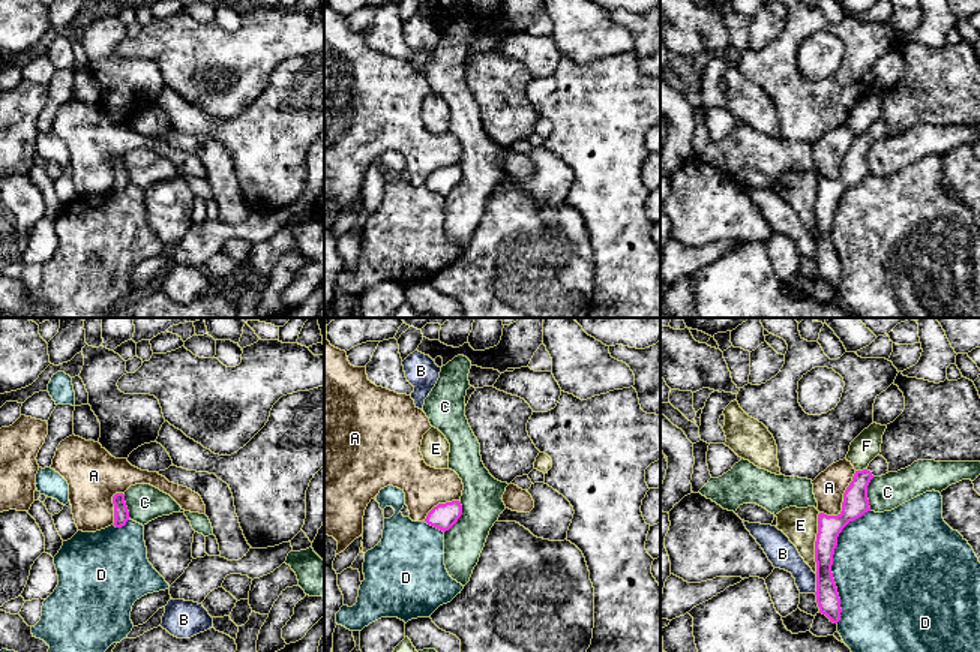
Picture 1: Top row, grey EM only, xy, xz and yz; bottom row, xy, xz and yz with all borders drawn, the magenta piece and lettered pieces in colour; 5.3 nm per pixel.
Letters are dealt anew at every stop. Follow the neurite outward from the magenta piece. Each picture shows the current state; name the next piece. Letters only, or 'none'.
none

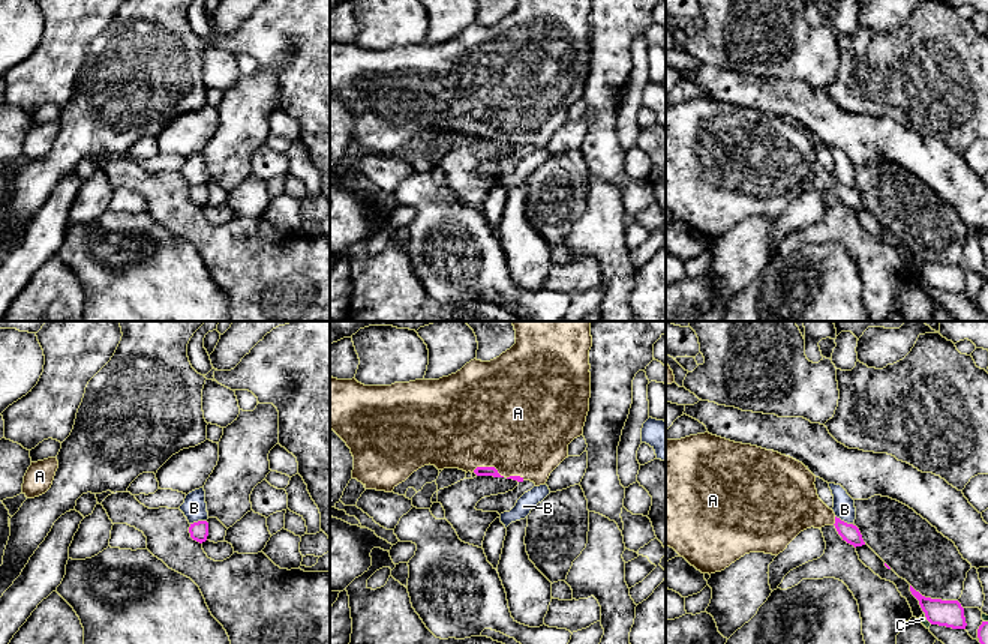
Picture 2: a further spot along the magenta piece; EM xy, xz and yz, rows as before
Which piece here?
A

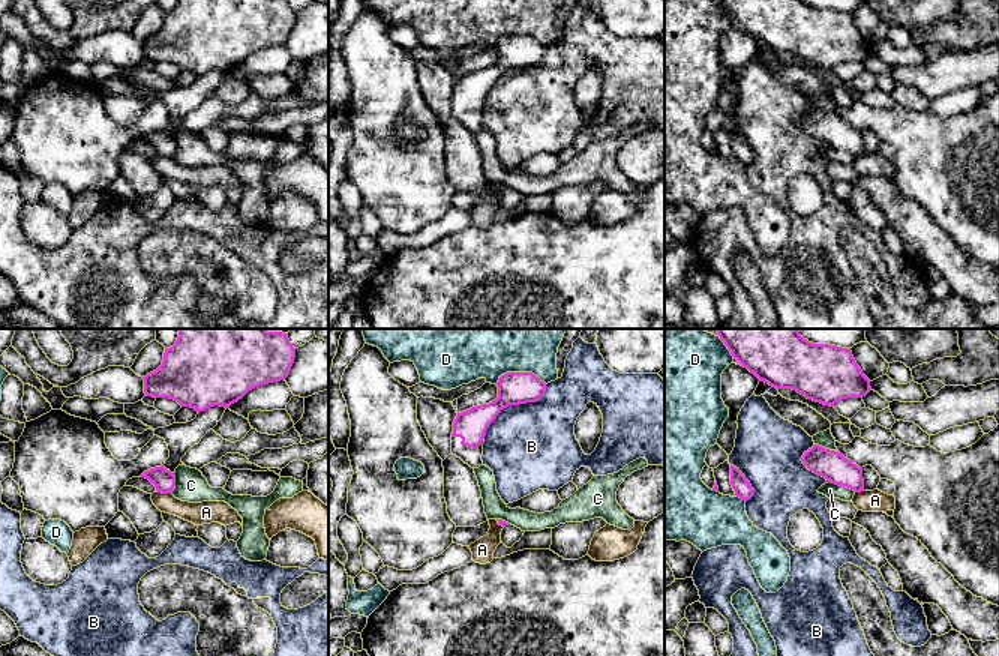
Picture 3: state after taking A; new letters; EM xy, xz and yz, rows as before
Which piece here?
none

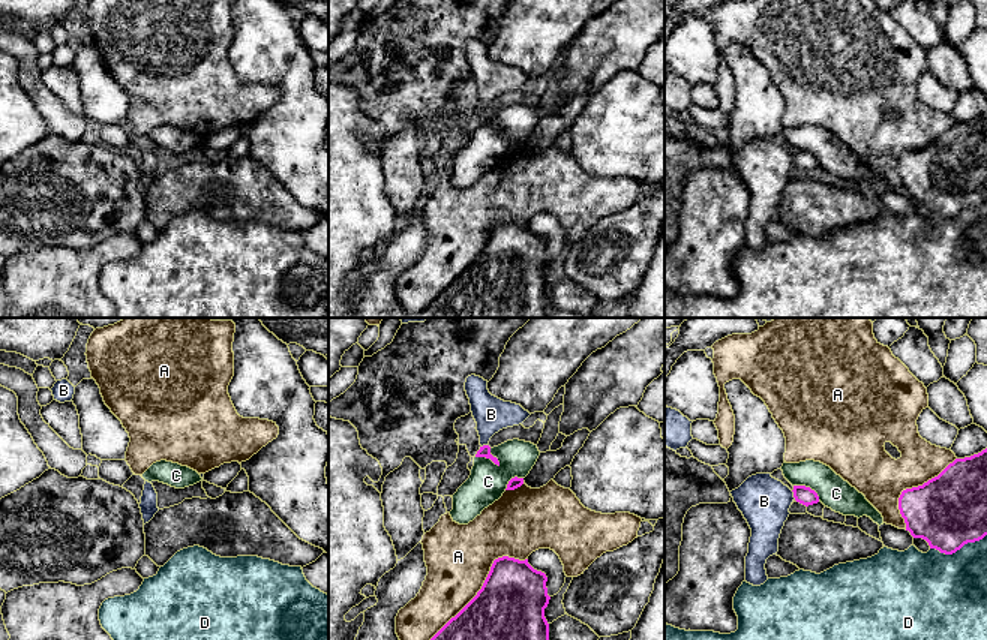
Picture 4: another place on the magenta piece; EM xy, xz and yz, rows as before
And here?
B

